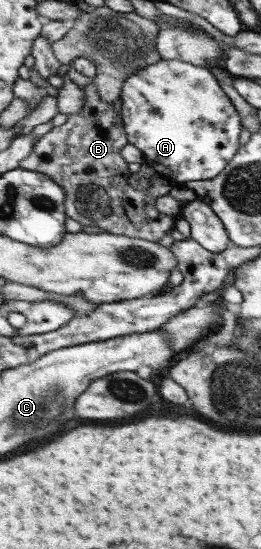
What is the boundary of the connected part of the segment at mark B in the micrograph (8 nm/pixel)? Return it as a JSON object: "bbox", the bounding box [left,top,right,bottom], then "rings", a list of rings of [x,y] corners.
{"bbox":[17,84,176,242],"rings":[[[86,84],[81,88],[84,92],[84,102],[79,113],[67,115],[65,124],[52,127],[47,134],[37,139],[31,154],[21,160],[17,168],[49,176],[49,179],[63,191],[64,213],[82,226],[96,226],[106,233],[125,235],[148,242],[159,241],[174,229],[176,217],[157,212],[153,206],[155,198],[149,196],[142,186],[136,188],[128,186],[130,172],[127,163],[120,156],[120,149],[128,144],[121,114],[113,112],[113,104],[100,99],[92,84]]]}

